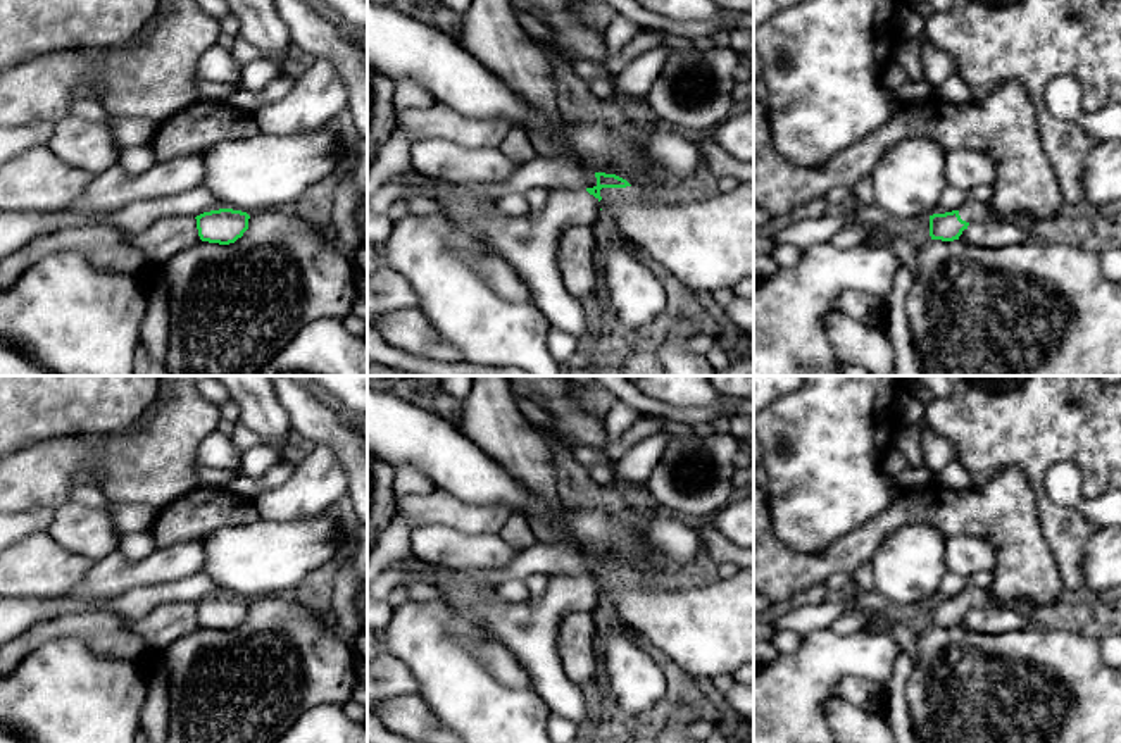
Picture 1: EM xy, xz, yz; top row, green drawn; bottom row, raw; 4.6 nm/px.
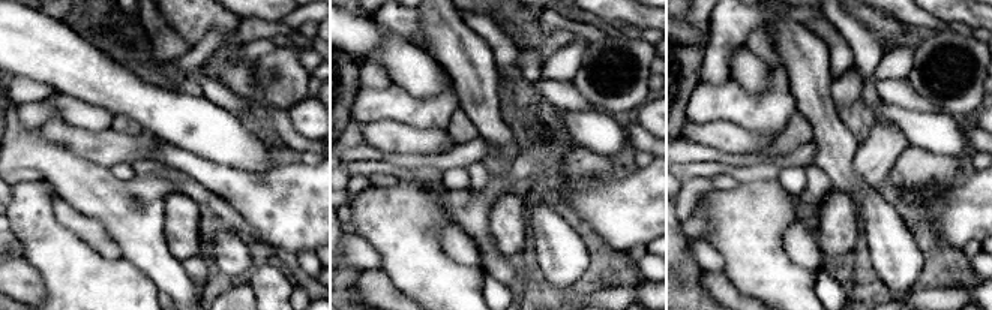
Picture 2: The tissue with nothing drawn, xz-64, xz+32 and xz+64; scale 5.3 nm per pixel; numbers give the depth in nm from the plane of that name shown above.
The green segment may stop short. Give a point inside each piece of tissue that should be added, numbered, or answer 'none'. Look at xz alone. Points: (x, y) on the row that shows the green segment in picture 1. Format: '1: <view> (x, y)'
1: xz (528, 243)

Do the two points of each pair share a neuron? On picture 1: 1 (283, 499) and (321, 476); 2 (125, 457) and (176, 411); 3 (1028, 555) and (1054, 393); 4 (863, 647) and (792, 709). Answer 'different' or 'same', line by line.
1: same
2: same
3: different
4: same

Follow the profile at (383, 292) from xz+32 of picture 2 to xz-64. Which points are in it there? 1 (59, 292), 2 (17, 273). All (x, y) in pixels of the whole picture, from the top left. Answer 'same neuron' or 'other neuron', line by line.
1: other neuron
2: same neuron

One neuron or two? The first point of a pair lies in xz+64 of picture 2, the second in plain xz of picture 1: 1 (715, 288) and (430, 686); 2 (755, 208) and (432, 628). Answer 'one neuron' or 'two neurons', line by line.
1: two neurons
2: one neuron

